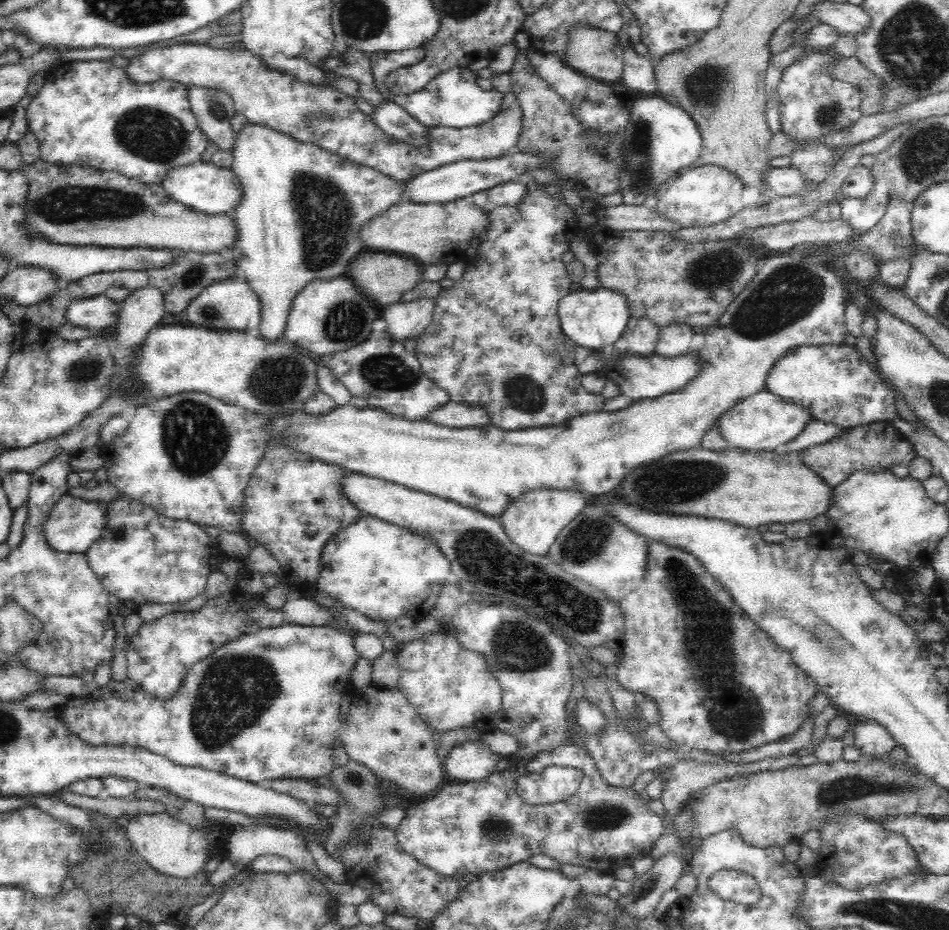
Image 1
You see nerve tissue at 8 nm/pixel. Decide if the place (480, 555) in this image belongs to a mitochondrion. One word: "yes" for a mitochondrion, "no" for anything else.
yes

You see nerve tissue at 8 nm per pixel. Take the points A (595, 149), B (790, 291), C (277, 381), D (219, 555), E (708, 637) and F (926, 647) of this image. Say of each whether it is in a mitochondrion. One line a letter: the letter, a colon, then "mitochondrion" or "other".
A: mitochondrion
B: mitochondrion
C: mitochondrion
D: other
E: mitochondrion
F: other

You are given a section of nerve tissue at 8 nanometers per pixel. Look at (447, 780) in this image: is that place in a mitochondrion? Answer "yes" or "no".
no

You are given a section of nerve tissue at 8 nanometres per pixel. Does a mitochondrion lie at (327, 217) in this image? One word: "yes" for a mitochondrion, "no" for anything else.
yes

